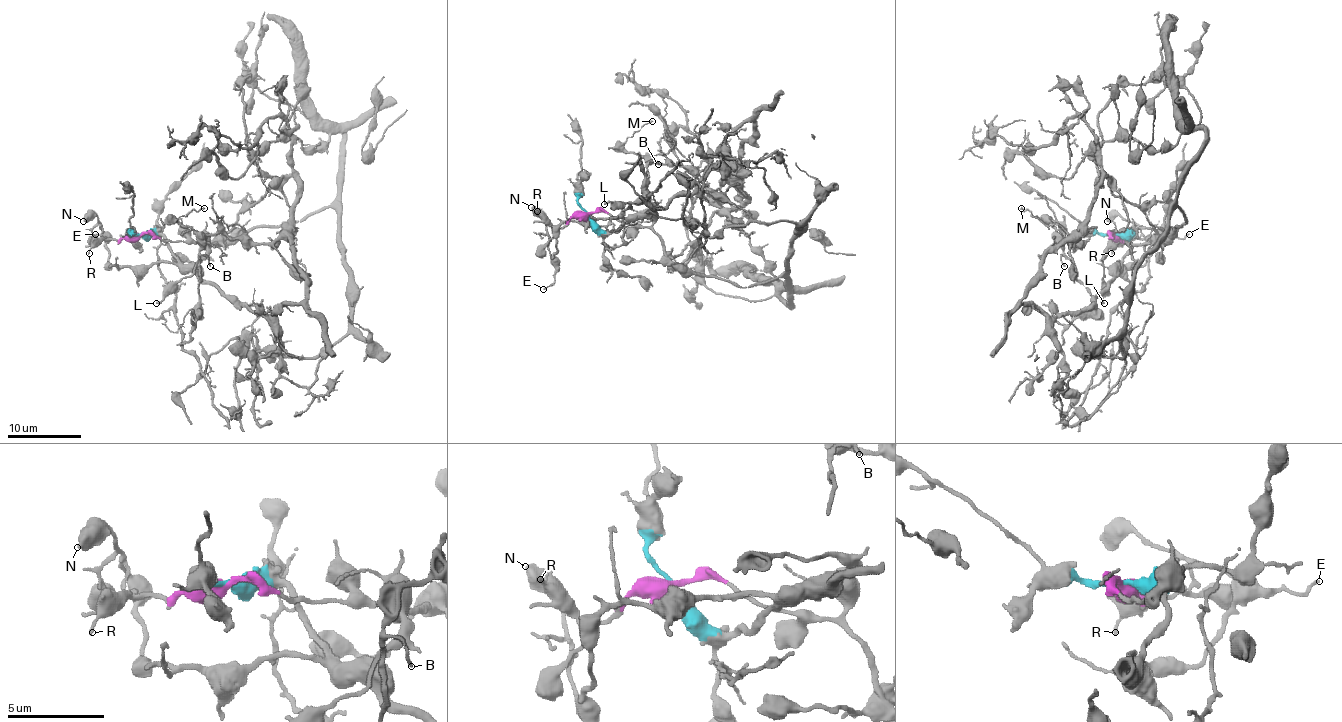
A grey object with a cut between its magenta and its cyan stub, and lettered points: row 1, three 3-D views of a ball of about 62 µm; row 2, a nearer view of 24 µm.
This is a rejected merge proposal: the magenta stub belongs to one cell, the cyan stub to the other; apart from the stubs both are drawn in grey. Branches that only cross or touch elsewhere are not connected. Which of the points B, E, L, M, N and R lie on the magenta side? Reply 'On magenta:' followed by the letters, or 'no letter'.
On magenta: L, R

